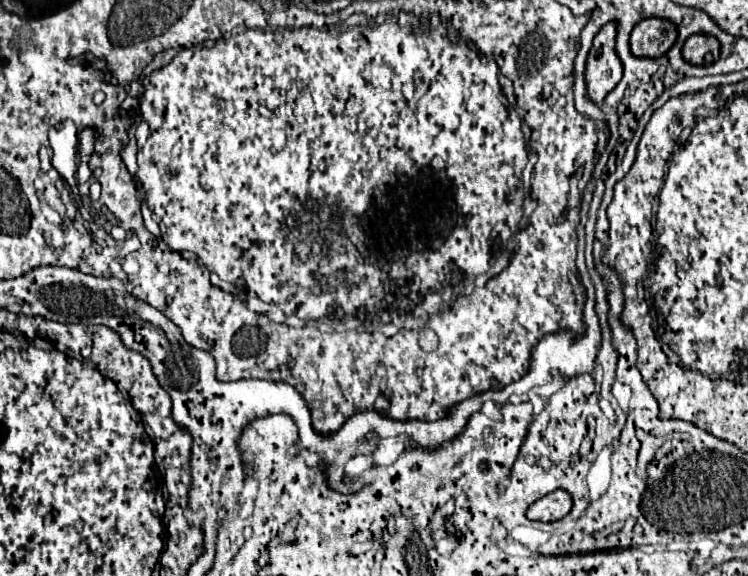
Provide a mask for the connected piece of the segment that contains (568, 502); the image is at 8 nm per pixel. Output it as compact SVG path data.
M554 490L550 494L546 494L544 498L536 500L526 516L530 520L540 520L540 522L554 522L564 518L568 512L572 510L572 498L566 490Z

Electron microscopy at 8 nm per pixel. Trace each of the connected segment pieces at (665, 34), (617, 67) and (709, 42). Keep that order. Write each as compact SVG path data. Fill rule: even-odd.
M646 18L630 34L630 52L636 58L660 58L676 42L676 26L668 20Z
M606 24L594 38L586 60L586 88L588 98L594 104L602 104L602 100L614 90L614 86L622 78L622 64L616 56L616 24Z
M706 34L690 36L682 48L682 58L694 66L708 66L720 56L720 44L716 38ZM712 56L712 58L706 58Z

